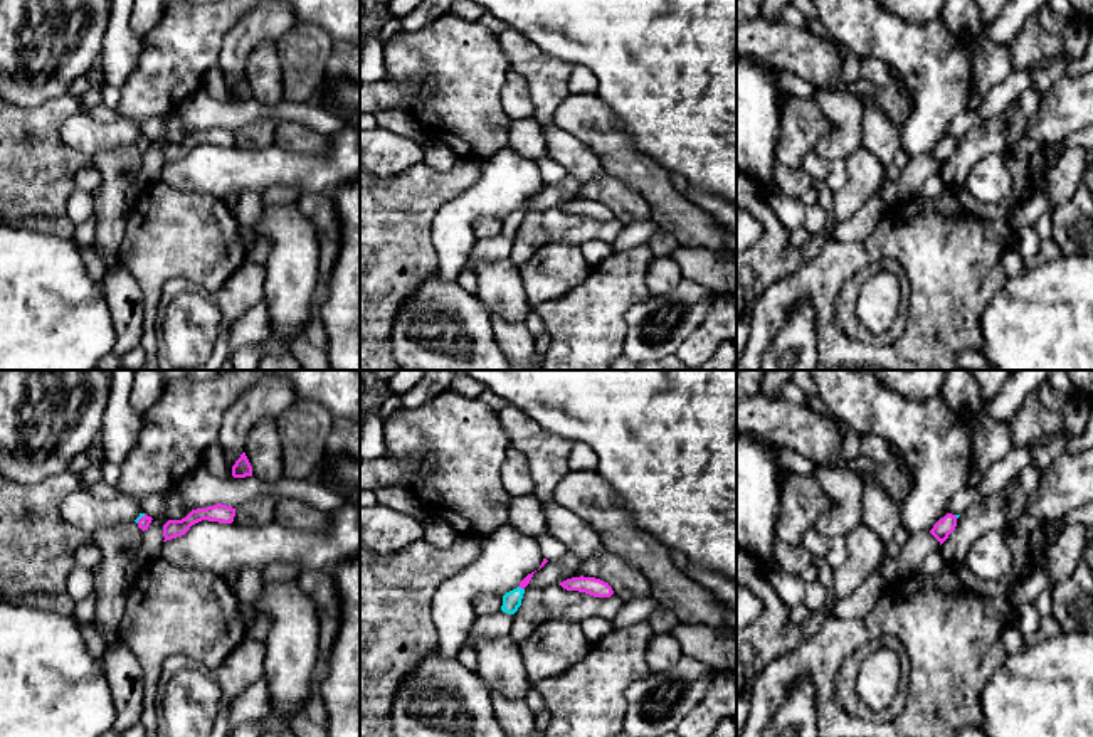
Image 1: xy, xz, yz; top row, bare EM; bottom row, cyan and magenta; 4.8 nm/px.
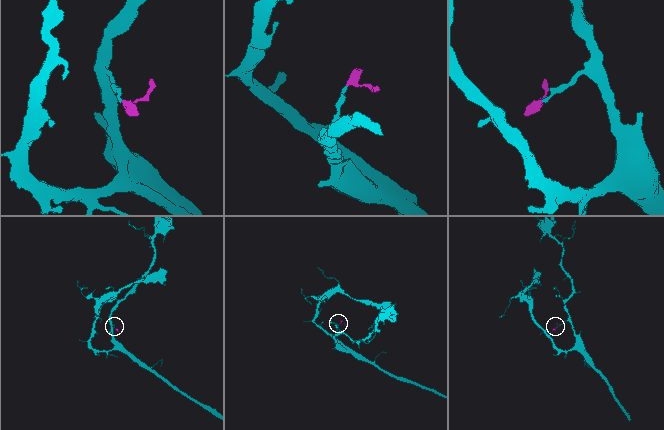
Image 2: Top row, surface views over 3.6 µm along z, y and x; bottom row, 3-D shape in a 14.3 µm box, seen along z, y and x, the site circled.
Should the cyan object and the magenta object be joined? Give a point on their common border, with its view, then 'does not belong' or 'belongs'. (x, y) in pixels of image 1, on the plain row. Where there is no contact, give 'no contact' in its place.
meets cyan in xy at (140, 140); belongs

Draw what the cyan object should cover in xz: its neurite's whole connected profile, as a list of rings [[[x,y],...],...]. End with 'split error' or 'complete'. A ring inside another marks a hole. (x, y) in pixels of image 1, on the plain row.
[[[535,195],[528,197],[516,212],[503,219],[503,229],[501,229],[503,236],[515,237],[518,234],[518,231],[521,229],[523,217],[525,217],[525,210],[530,207],[533,197]]]; split error

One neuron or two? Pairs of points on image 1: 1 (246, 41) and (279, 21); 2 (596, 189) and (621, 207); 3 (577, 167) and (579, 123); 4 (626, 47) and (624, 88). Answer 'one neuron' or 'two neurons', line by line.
1: one neuron
2: one neuron
3: two neurons
4: one neuron

